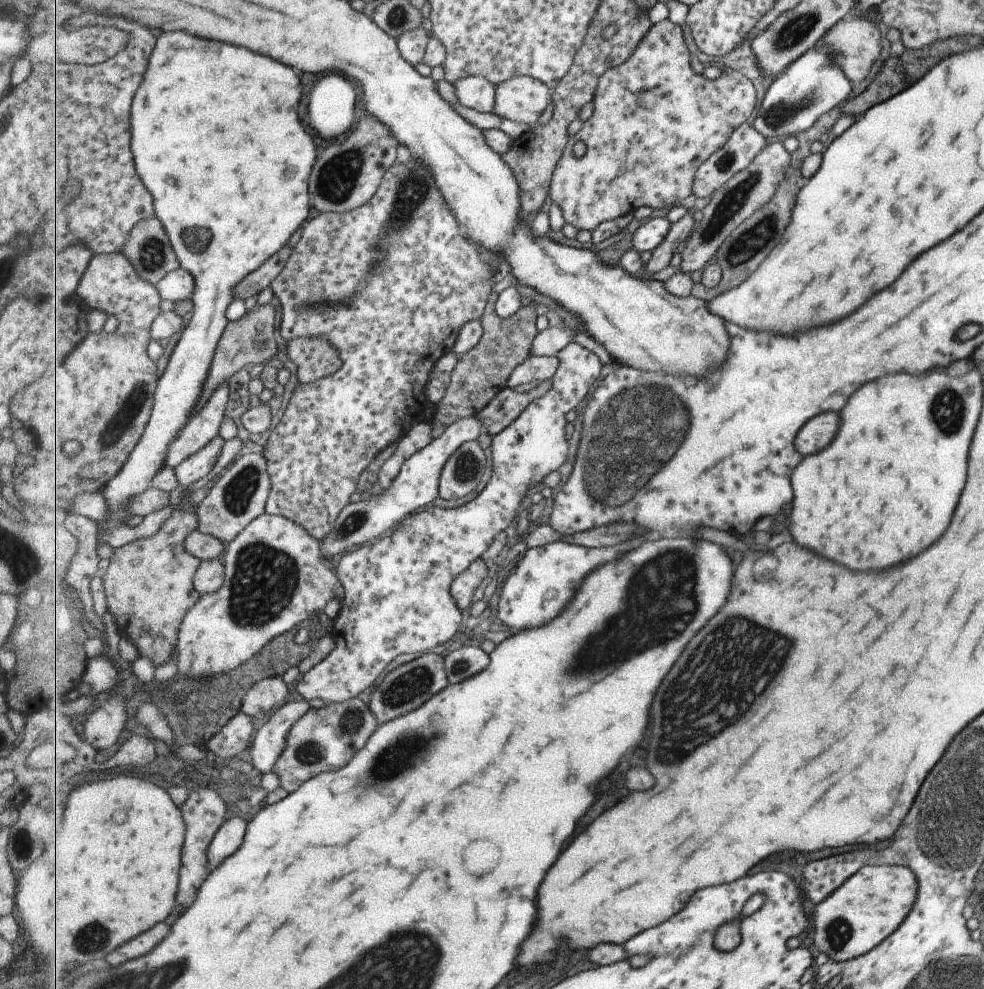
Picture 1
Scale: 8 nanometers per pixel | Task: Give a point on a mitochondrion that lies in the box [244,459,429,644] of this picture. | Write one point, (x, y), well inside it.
(355, 521)

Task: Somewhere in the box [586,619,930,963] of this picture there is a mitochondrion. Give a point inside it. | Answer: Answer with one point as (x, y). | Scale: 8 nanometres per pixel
(837, 933)

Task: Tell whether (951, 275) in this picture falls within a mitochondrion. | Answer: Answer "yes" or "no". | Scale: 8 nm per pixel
no

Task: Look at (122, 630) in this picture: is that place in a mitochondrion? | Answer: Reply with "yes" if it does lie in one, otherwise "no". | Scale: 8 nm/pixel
no

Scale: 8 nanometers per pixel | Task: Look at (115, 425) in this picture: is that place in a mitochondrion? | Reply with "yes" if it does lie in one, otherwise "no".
yes

